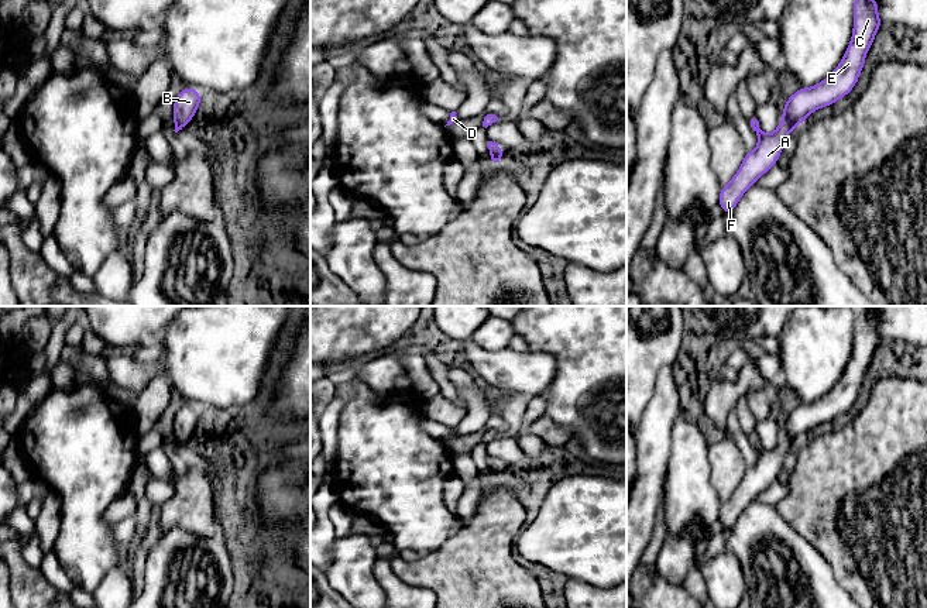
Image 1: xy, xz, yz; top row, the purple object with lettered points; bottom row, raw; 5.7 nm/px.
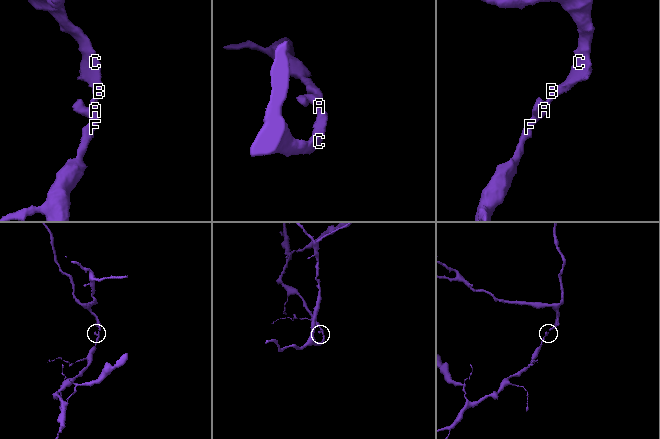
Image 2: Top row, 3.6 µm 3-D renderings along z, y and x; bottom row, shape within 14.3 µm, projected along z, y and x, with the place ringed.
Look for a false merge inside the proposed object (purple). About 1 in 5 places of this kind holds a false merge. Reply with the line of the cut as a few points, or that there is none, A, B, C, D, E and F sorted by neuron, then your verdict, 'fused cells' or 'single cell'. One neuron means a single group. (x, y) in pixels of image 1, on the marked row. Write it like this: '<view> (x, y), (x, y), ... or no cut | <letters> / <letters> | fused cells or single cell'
no cut | A B C D E F | single cell

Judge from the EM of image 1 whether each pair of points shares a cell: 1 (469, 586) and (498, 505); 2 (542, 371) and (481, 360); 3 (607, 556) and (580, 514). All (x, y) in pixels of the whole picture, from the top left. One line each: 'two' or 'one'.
1: one
2: one
3: one

